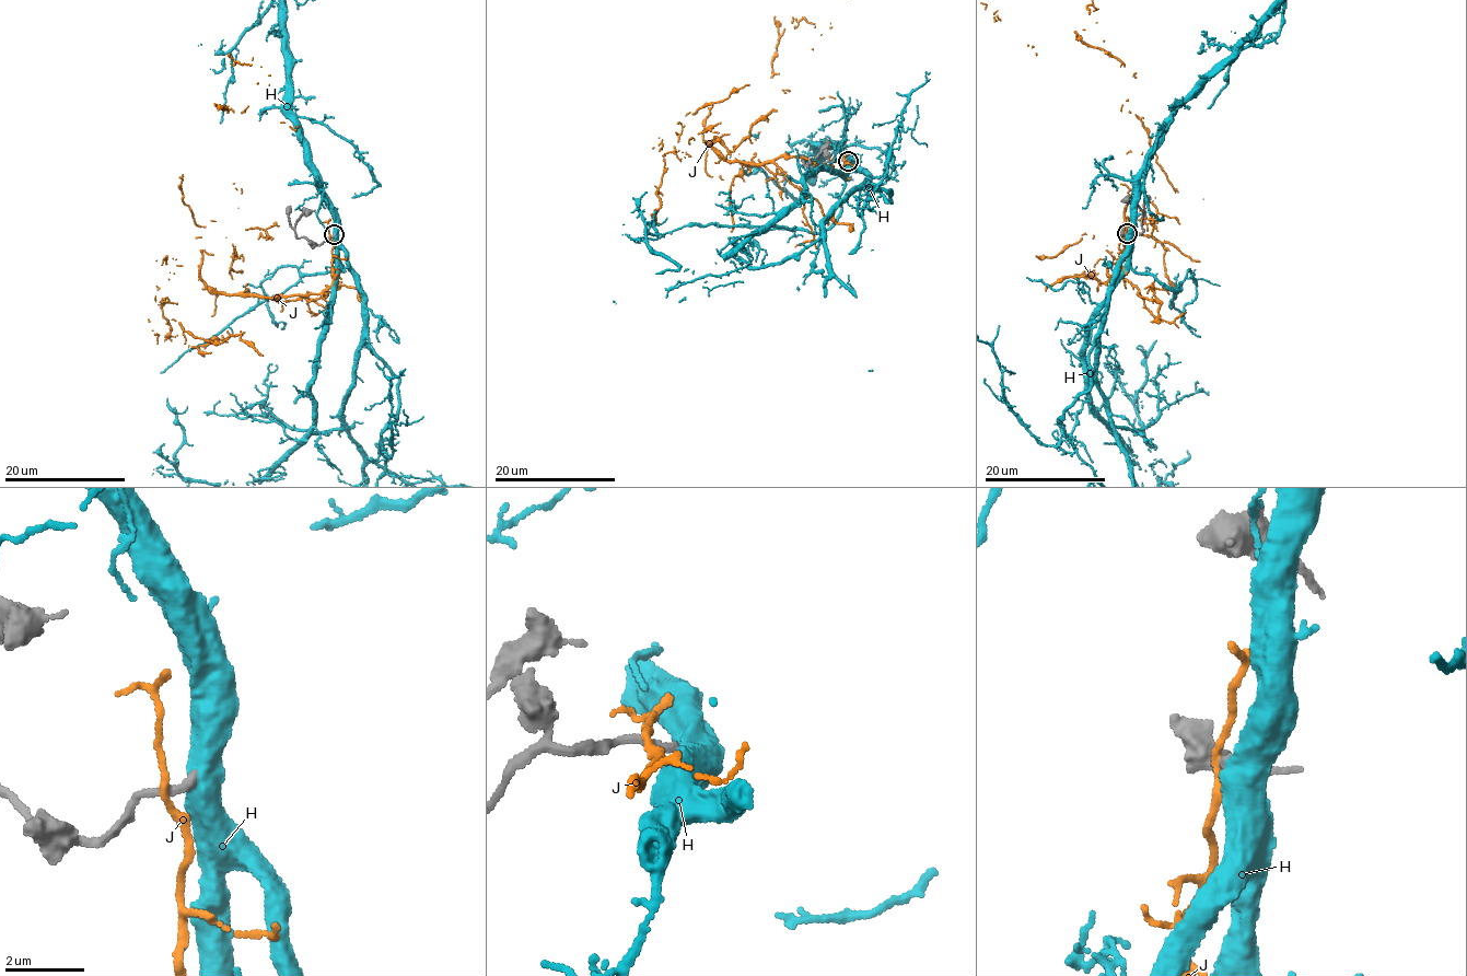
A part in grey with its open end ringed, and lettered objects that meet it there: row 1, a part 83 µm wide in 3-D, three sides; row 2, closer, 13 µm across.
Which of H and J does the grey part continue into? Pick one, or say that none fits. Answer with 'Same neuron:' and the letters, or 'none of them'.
Same neuron: none of them

